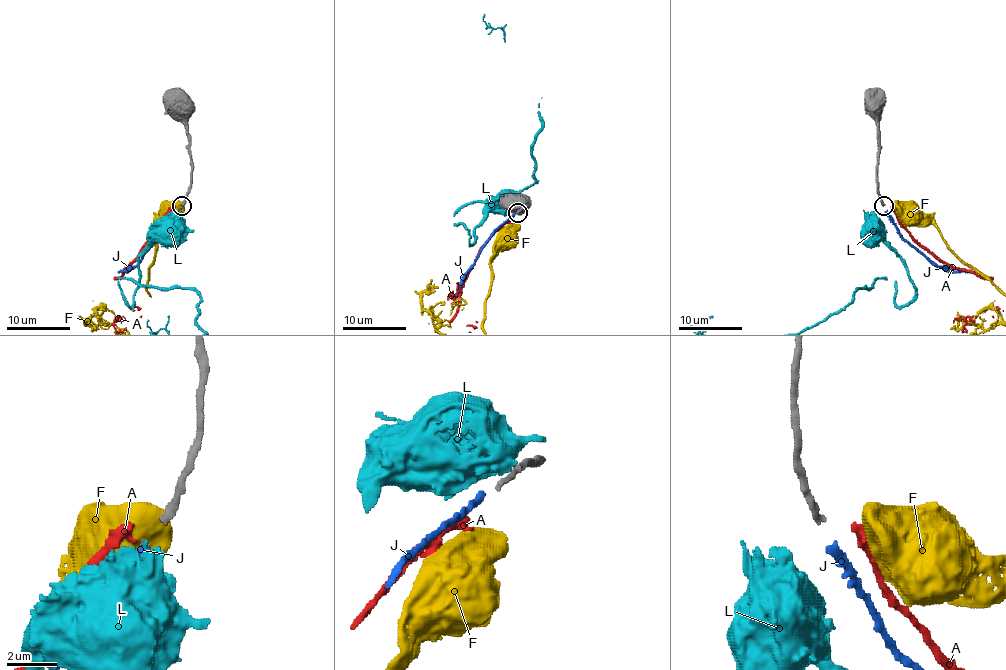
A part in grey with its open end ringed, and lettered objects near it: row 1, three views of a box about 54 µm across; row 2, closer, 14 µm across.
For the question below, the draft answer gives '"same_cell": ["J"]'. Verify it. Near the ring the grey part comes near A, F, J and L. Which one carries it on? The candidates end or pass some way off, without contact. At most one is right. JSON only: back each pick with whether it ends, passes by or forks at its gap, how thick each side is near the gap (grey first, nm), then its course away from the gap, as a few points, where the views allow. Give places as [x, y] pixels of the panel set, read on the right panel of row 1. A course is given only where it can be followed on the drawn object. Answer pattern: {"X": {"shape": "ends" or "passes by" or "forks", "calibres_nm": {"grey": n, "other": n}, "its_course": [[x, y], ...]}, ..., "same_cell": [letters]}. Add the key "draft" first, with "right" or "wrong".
{"draft": "right", "J": {"shape": "ends", "calibres_nm": {"grey": 280, "other": 300}, "its_course": [[886, 212], [908, 242], [938, 265], [947, 270], [969, 272]]}, "same_cell": ["J"]}

